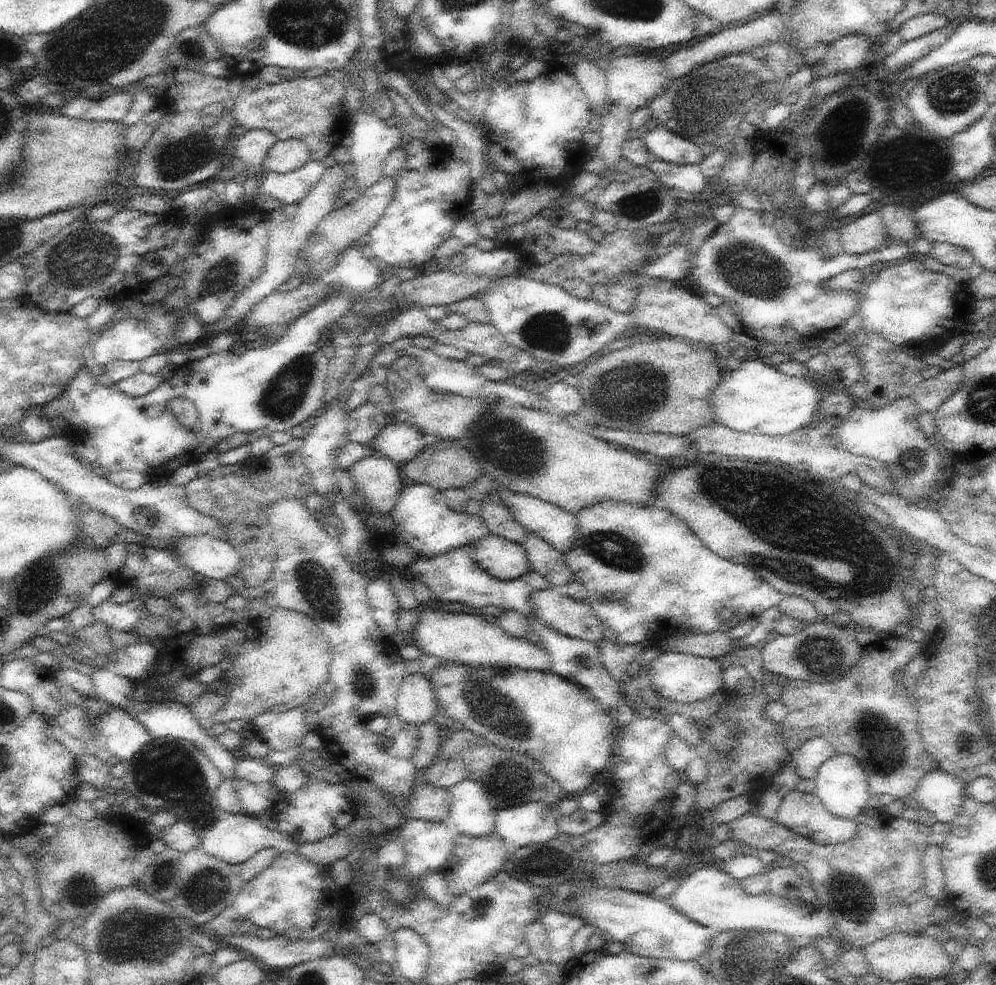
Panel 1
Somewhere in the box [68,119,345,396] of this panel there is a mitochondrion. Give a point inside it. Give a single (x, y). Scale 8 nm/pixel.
(187, 155)

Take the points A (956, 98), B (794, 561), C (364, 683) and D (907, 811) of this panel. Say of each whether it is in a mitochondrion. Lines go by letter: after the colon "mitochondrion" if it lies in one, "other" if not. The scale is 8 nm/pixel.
A: mitochondrion
B: mitochondrion
C: mitochondrion
D: other

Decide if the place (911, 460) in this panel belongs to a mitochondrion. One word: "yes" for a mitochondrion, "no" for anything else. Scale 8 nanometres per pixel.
yes

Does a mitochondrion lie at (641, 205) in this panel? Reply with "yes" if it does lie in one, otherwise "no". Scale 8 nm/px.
yes

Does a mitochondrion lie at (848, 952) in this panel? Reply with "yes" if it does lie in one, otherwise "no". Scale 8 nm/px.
no

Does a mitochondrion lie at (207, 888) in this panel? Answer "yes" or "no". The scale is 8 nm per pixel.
yes

